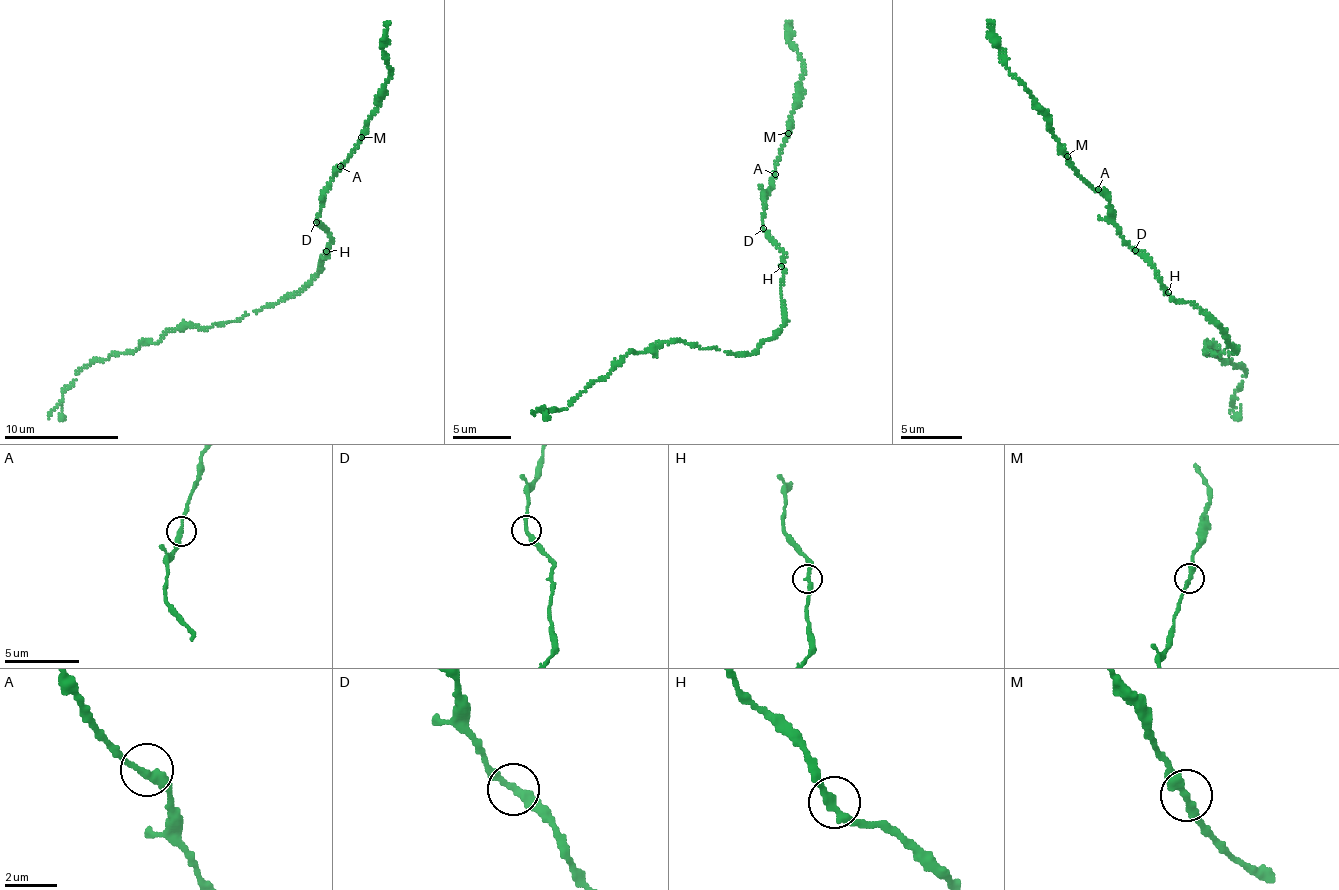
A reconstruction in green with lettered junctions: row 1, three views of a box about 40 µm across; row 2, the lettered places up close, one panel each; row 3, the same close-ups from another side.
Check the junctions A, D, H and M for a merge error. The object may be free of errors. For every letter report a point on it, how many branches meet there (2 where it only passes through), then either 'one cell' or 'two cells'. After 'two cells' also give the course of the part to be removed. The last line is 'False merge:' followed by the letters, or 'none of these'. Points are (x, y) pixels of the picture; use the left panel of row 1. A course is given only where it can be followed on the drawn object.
A: (340, 166) | 2 | one cell
D: (316, 222) | 2 | one cell
H: (326, 251) | 2 | one cell
M: (361, 137) | 2 | one cell
False merge: none of these

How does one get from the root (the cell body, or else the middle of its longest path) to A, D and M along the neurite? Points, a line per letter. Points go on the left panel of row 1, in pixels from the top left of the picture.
A: (321, 261), (321, 256), (326, 256), (331, 236), (316, 222), (320, 213), (321, 190), (340, 166)
D: (321, 261), (321, 256), (326, 256), (331, 236), (316, 222)
M: (321, 261), (321, 256), (326, 256), (331, 236), (316, 222), (320, 213), (321, 190), (357, 147), (361, 137)

